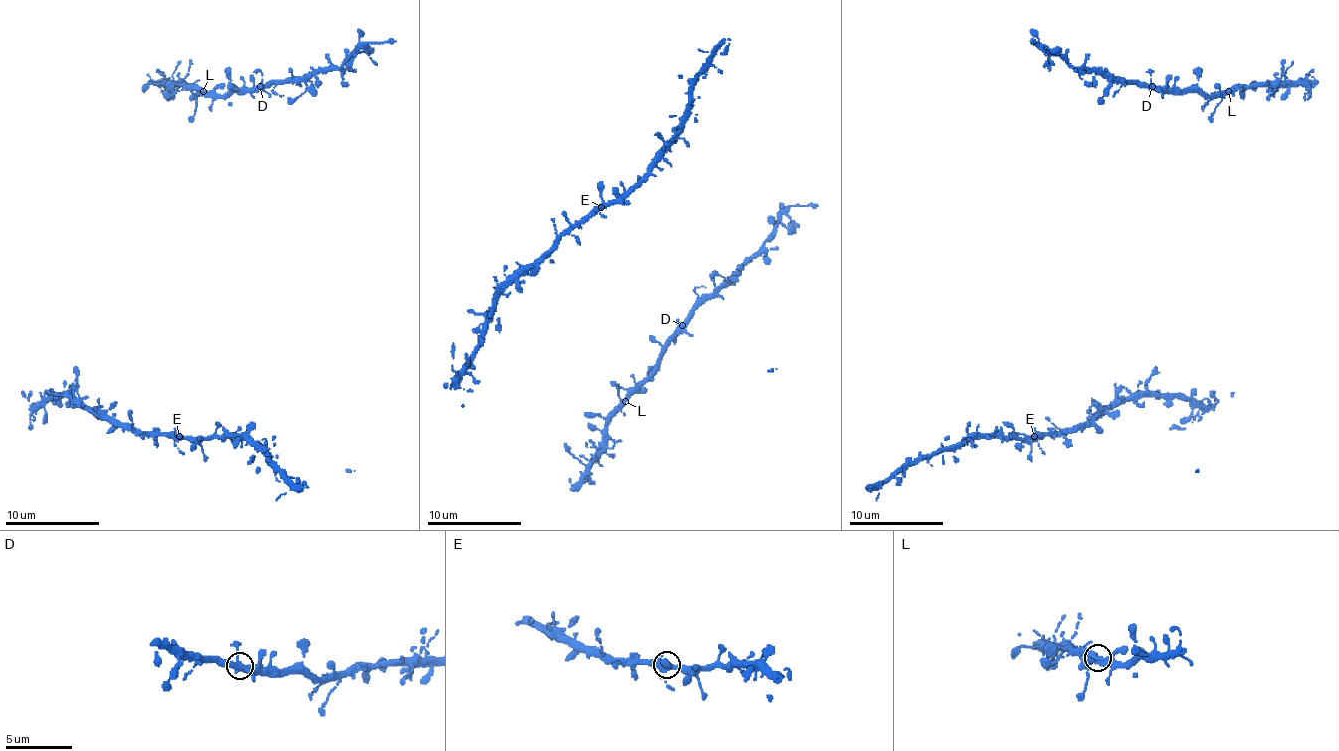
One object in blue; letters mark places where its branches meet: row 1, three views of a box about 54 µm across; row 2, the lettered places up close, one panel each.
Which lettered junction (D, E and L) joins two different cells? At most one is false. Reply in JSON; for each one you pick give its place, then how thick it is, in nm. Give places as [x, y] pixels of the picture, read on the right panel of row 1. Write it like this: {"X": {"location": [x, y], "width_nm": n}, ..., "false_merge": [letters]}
{"false_merge": []}

